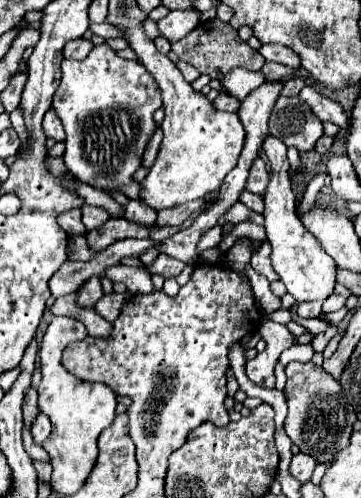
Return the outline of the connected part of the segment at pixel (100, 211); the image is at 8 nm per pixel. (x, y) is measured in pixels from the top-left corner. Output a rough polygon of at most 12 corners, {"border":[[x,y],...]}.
{"border":[[82,206],[88,232],[108,222],[110,214],[100,206]]}

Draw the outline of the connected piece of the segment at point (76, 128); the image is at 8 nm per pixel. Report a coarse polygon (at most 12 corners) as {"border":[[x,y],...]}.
{"border":[[108,44],[62,60],[64,164],[116,192],[140,168],[158,84]]}

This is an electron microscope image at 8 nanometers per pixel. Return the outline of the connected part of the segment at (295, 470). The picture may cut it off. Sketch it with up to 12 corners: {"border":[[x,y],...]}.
{"border":[[294,454],[290,474],[300,482],[308,482],[314,458]]}

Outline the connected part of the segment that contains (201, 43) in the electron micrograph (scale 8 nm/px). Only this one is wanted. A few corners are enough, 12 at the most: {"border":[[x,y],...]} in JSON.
{"border":[[218,18],[174,42],[174,54],[218,80],[264,58]]}

